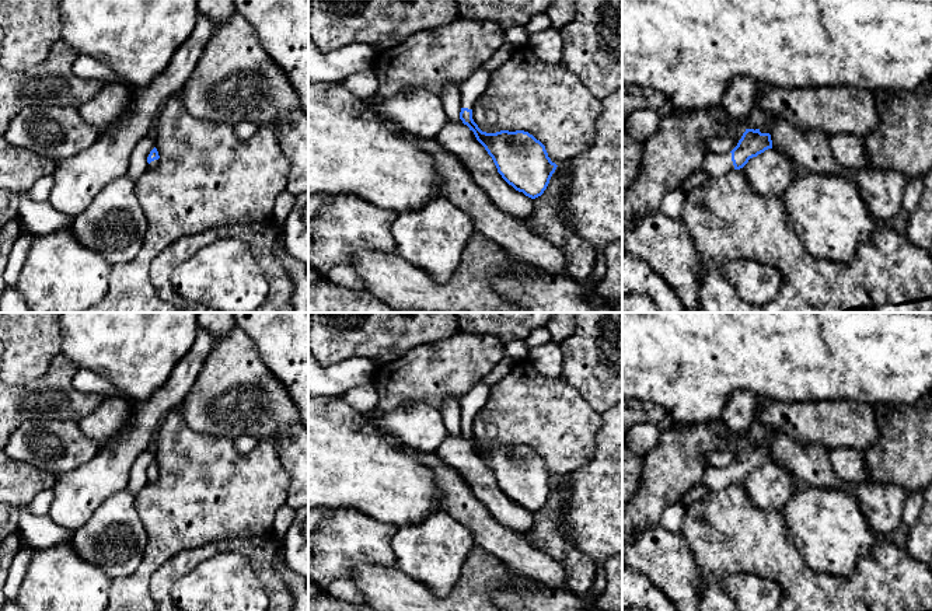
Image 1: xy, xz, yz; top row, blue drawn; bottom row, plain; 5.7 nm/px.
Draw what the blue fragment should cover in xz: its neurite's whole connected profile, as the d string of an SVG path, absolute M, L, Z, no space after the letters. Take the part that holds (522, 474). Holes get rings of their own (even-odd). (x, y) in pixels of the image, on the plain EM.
M481 380L460 398L460 433L485 461L502 492L516 504L535 513L544 507L558 479L548 471L545 460L528 446L486 447L478 441L472 433L472 422L484 406L489 390L491 387Z

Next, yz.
M746 443L732 465L725 468L708 465L701 479L694 483L690 492L718 492L733 482L743 482L750 472L757 471L768 462L772 462L769 447L761 447L760 443Z

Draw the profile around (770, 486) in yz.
M774 462L750 472L743 482L753 504L762 510L782 510L800 486L792 474Z

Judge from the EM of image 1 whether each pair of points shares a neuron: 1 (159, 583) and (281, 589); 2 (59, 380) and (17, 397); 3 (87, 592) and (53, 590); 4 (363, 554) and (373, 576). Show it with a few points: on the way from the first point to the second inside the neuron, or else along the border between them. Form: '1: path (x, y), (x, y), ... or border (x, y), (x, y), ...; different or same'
1: path (191, 558), (222, 547), (244, 547), (254, 557); same
2: path (49, 390), (42, 397), (27, 397); same
3: path (79, 592), (62, 592); same
4: border (394, 565), (356, 565), (348, 576); different

